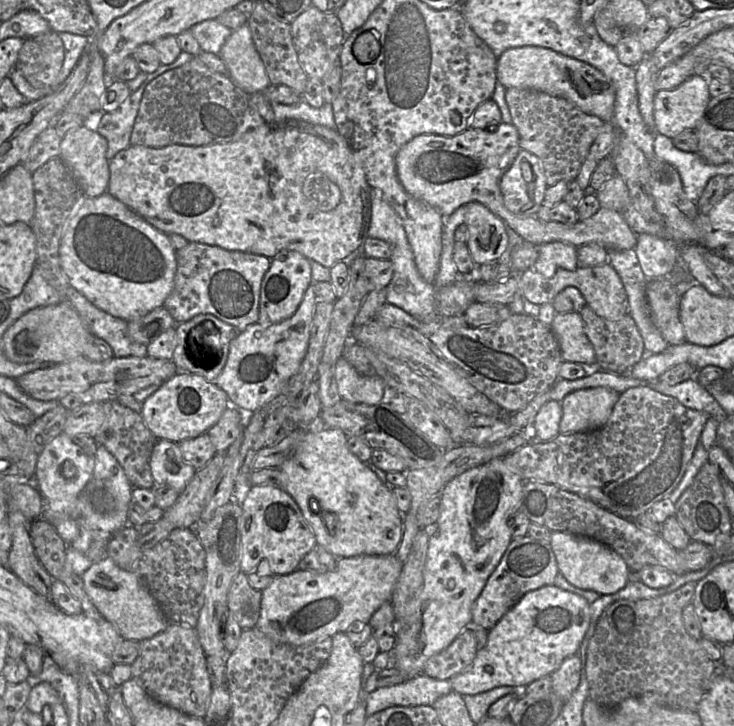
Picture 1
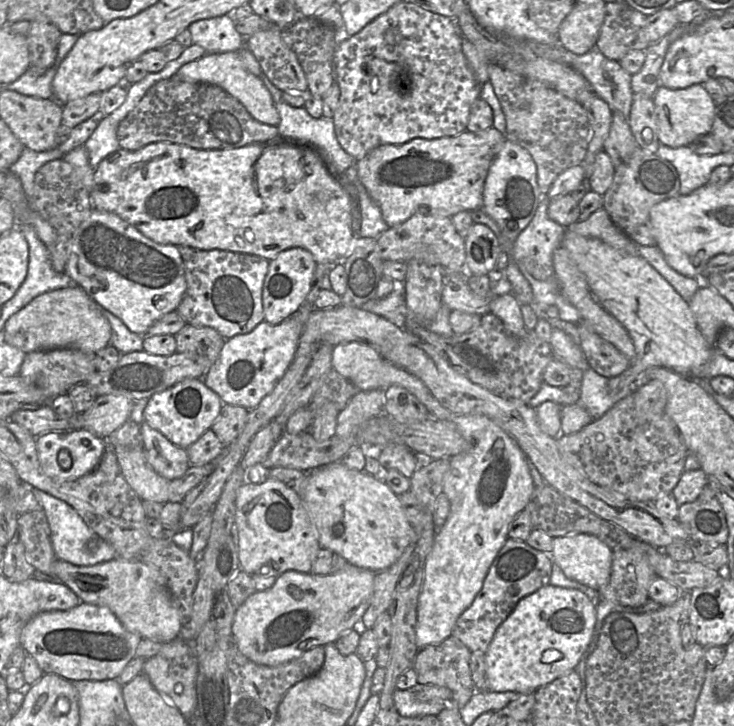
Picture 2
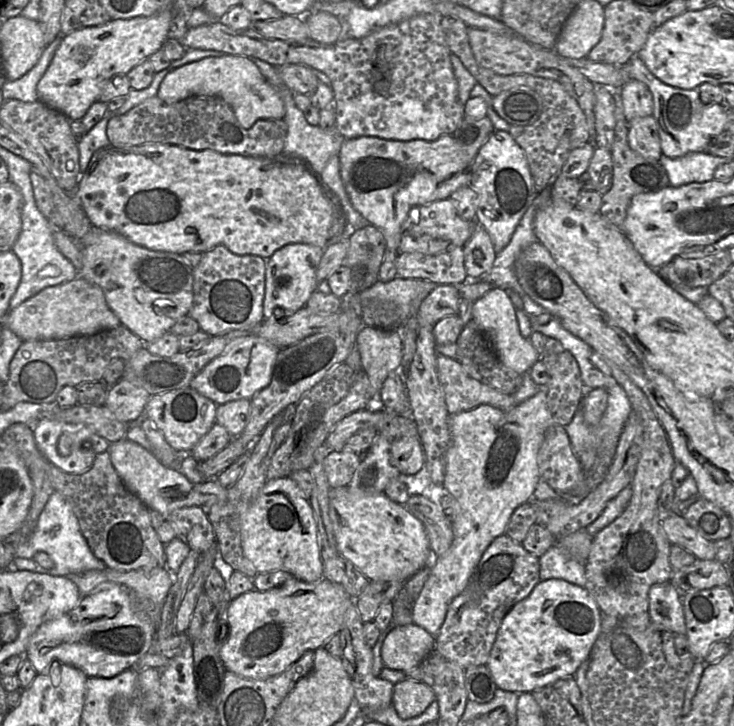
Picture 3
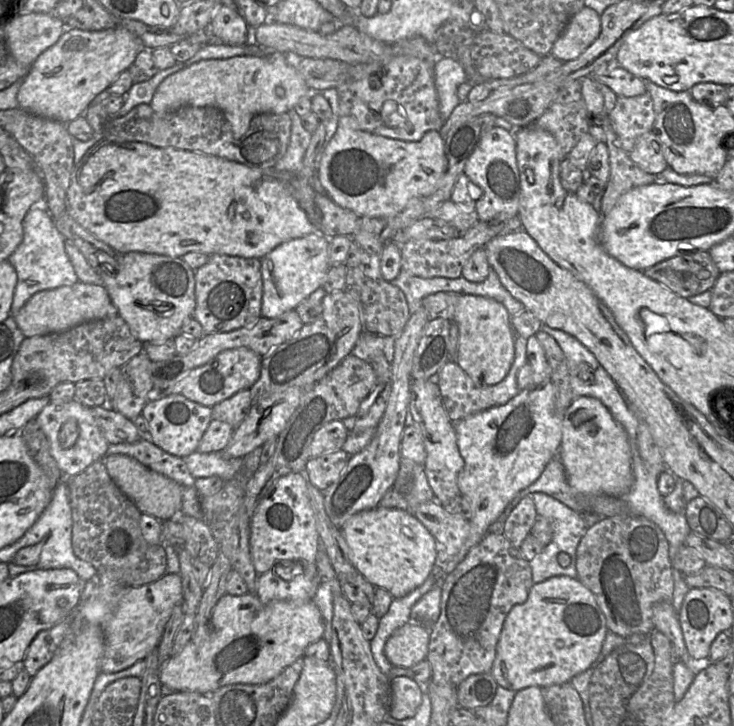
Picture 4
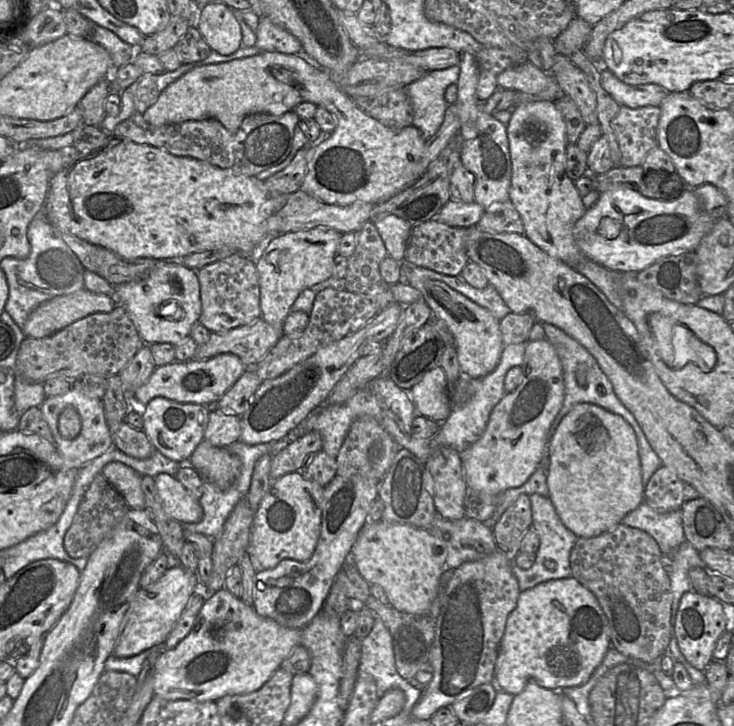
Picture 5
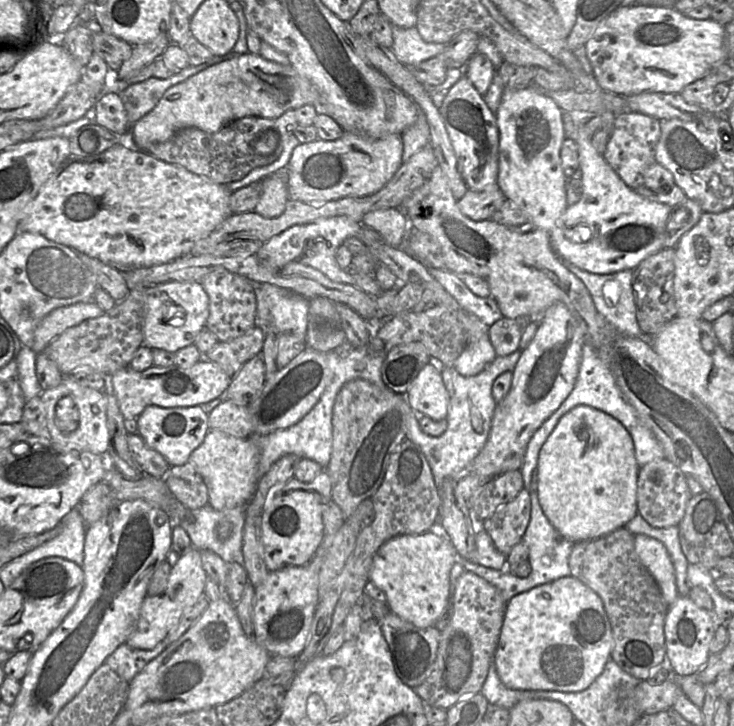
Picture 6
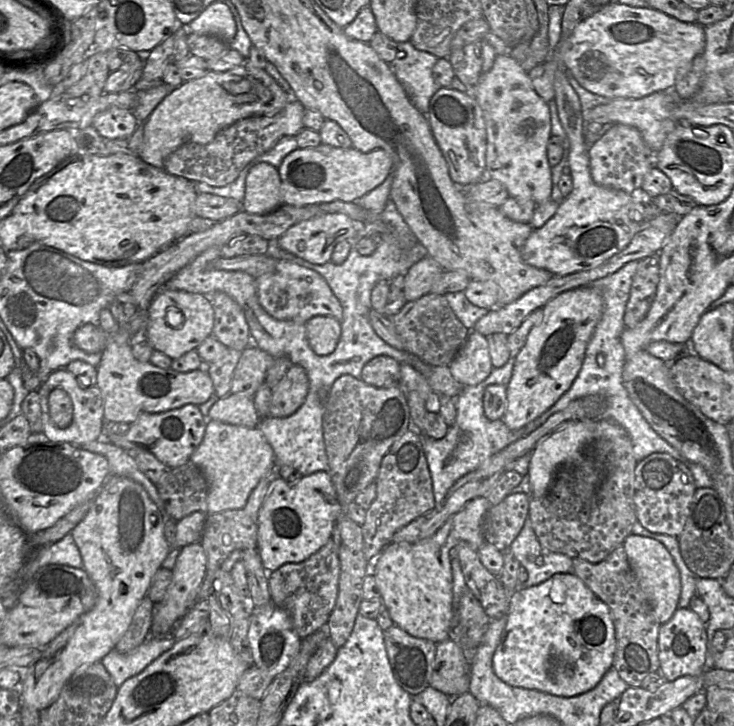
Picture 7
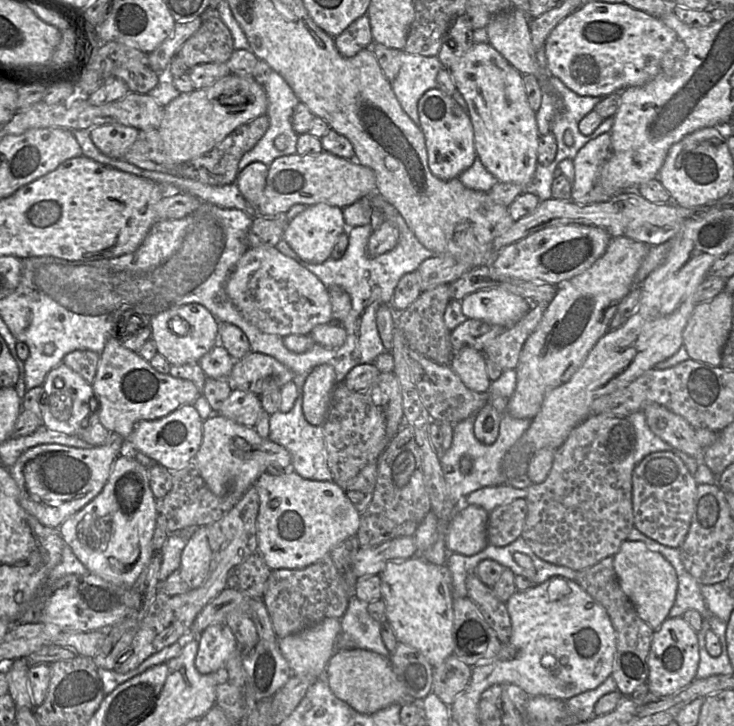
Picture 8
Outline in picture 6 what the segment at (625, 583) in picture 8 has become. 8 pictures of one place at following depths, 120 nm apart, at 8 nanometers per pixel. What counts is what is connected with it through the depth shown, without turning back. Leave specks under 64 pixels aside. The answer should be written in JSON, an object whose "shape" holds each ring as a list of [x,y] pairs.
{"shape":[[[636,534],[634,546],[642,564],[657,582],[665,602],[671,606],[679,594],[675,569],[665,545],[650,536]]]}

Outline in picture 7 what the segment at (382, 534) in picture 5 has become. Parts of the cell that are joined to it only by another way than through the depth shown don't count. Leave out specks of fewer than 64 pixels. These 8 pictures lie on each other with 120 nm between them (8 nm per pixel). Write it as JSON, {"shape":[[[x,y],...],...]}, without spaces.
{"shape":[[[486,497],[475,498],[451,516],[433,536],[417,543],[391,542],[374,561],[368,562],[367,574],[376,577],[381,601],[387,607],[394,624],[413,637],[430,640],[436,644],[449,638],[453,587],[450,551],[461,541],[467,542],[473,550],[478,551],[485,542],[484,519],[490,507]]]}

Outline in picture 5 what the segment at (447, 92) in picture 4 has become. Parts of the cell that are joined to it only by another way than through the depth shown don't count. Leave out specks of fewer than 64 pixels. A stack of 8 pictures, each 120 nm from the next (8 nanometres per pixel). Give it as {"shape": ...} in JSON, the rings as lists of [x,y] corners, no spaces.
{"shape":[[[454,65],[446,69],[429,71],[418,80],[404,86],[413,109],[412,126],[418,128],[425,139],[434,135],[442,124],[448,106],[445,91],[449,85],[458,81],[459,74],[460,67]]]}

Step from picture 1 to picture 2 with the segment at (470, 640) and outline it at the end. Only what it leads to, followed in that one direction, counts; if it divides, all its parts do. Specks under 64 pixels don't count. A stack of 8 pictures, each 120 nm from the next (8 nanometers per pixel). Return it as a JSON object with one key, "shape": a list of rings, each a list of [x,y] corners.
{"shape":[[[450,636],[441,643],[422,648],[416,654],[414,670],[419,685],[436,685],[452,691],[452,703],[462,709],[475,693],[471,676],[470,659],[472,652],[456,637]]]}

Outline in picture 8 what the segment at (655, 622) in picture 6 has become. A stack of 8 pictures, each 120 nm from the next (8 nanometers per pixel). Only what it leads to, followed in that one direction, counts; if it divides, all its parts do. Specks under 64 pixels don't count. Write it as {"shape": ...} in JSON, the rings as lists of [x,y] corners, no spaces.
{"shape":[[[613,556],[603,558],[595,565],[577,571],[575,581],[607,611],[616,633],[616,651],[611,676],[617,690],[624,696],[646,683],[649,675],[648,655],[654,630],[640,618],[633,604],[619,585],[613,565]]]}

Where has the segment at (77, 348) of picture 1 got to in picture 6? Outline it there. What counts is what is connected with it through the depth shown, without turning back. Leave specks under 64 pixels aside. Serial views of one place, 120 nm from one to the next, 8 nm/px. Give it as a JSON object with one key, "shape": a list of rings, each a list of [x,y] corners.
{"shape":[[[95,301],[78,302],[52,310],[36,327],[32,348],[42,352],[45,347],[66,329],[74,327],[83,321],[104,315]]]}

